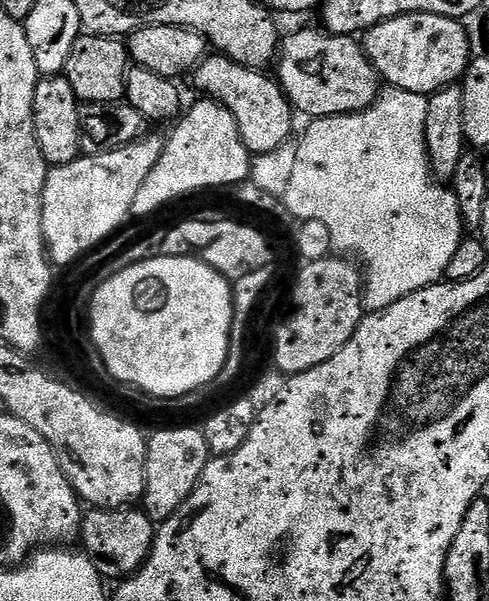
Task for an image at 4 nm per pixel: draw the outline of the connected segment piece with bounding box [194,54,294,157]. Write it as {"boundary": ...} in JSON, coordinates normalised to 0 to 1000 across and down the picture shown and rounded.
{"boundary":[[[456,90],[419,92],[397,115],[399,126],[401,146],[409,156],[440,166],[462,183],[470,183],[470,190],[479,190],[495,236],[517,261],[569,250],[599,231],[601,181],[589,171],[581,148],[558,128],[554,133],[538,118],[495,110]]]}

